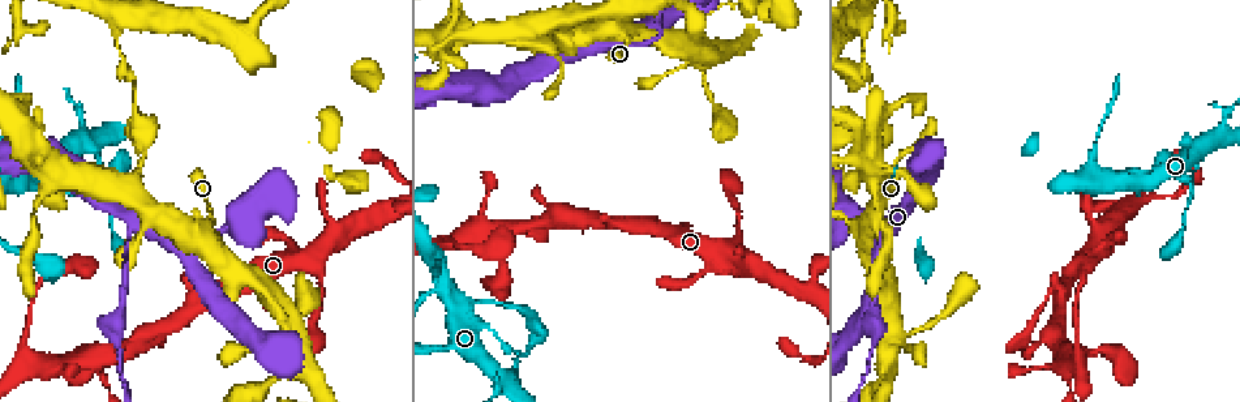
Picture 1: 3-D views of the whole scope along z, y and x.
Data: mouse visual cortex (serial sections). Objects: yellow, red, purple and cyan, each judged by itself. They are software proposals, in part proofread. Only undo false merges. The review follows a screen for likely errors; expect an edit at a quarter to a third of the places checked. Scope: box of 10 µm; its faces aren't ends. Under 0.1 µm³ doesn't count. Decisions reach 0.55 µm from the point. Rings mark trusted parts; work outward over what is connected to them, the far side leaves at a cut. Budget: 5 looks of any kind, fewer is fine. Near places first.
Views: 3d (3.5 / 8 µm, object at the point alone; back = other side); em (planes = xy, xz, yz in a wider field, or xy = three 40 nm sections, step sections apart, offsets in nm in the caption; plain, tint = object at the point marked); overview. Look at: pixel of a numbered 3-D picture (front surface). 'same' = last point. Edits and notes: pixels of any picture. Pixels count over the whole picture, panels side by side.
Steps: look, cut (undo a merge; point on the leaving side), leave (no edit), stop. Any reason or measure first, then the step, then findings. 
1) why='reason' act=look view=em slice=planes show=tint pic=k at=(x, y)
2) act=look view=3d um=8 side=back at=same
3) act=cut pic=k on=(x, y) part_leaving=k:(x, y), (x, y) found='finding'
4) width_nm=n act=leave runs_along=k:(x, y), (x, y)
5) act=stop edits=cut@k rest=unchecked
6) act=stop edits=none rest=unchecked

act=look view=3d um=3.5 pic=1 at=(471, 302)

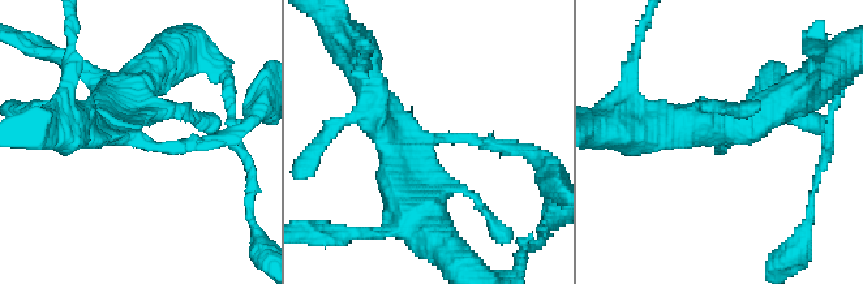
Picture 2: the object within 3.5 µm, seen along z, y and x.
arm_widths_nm=150,400 act=look view=em slice=xy step=5 show=tint pic=2 at=(434, 141)

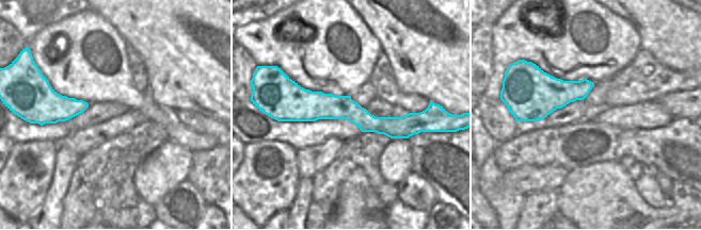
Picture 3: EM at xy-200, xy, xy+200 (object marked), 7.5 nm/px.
act=leave runs_along=3:(281, 102), (343, 107), (377, 125), (421, 119) found='all the same cell'

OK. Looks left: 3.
why='two arms at a narrow angle' act=look view=3d um=3.5 pic=1 at=(874, 170)

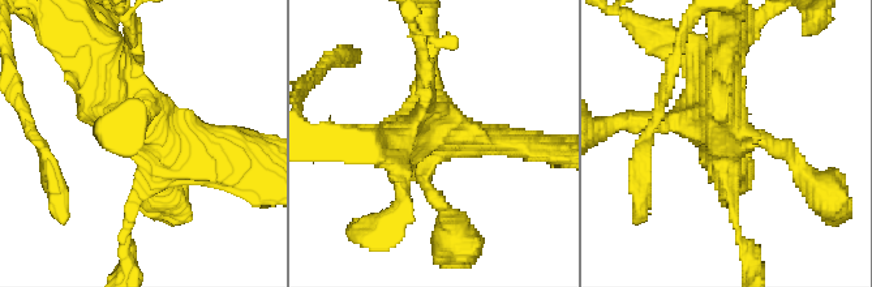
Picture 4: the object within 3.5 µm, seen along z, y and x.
act=look view=em slice=xy step=1 show=tint pic=4 at=(731, 147)

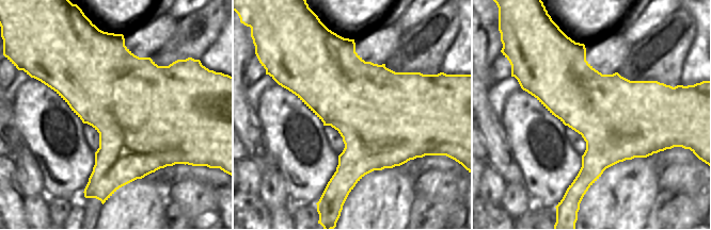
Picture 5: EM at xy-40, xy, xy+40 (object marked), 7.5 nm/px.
act=leave runs_along=4:(247, 163), (175, 155), (98, 86) found='continuous, no second cell'

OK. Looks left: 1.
act=stop edits=none rest=unchecked

